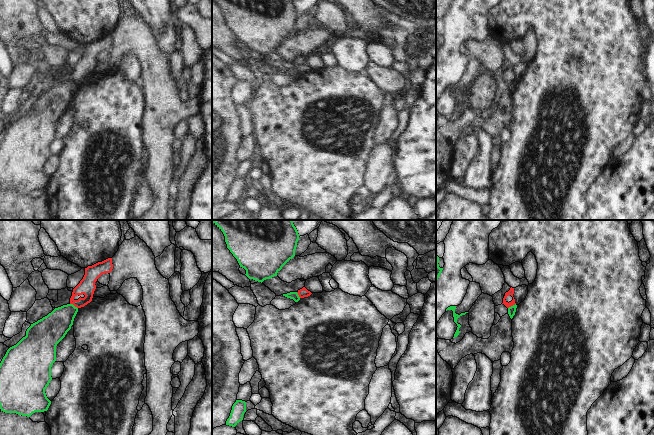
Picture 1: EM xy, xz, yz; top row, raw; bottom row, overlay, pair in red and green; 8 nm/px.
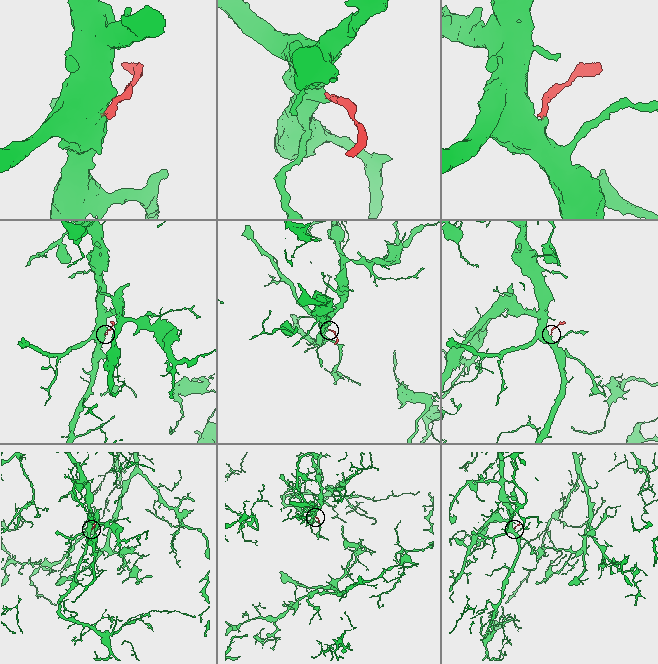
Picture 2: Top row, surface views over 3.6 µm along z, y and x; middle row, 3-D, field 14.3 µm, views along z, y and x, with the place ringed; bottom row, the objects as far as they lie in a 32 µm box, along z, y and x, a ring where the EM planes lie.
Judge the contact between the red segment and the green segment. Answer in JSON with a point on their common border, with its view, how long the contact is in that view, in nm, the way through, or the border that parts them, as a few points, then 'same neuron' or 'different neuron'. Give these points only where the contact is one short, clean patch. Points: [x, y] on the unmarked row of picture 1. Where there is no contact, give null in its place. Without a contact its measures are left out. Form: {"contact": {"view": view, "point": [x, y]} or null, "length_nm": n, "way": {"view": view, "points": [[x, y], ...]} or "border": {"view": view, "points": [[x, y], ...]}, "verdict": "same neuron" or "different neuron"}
{"contact": {"view": "xy", "point": [74, 81]}, "length_nm": 80, "border": {"view": "xy", "points": [[70, 79], [77, 84]]}, "verdict": "different neuron"}

